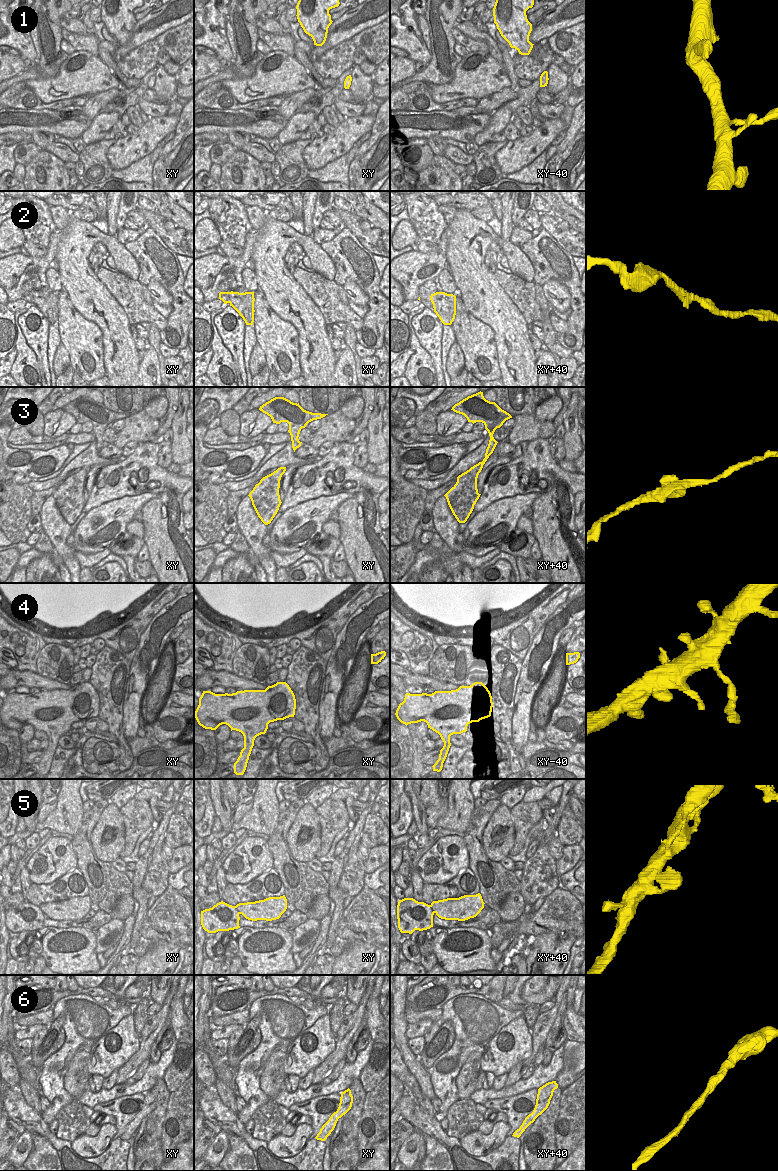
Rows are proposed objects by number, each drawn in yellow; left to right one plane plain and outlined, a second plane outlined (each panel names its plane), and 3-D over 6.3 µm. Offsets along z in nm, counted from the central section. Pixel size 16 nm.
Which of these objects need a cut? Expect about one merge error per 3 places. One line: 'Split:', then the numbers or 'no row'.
Split: 6

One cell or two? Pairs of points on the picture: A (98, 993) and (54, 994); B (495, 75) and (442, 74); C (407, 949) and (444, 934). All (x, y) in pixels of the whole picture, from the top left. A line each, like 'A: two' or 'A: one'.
A: one
B: two
C: two

